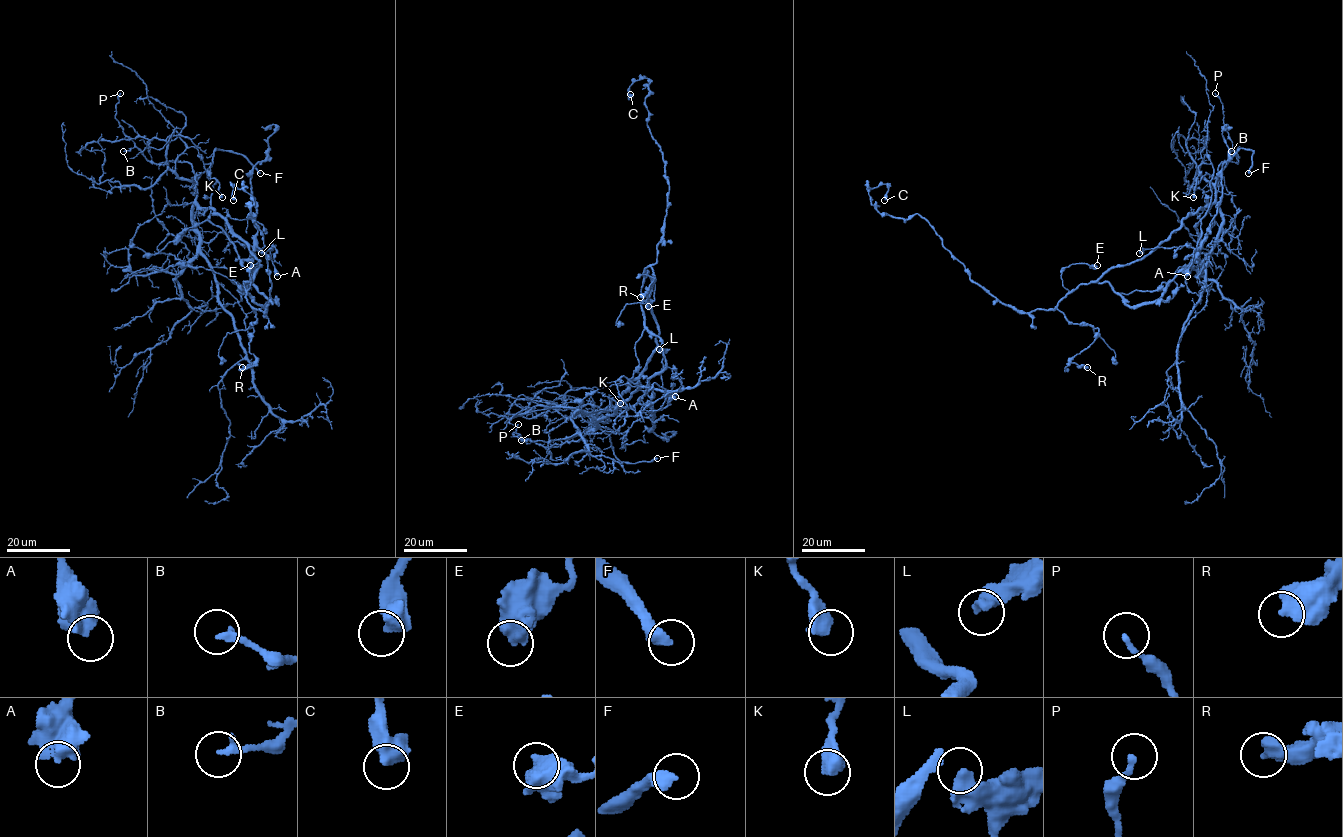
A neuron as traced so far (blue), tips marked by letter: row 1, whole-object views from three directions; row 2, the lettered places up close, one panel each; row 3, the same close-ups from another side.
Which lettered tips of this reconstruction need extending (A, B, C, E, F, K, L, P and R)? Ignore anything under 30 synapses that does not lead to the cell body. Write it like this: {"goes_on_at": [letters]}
{"goes_on_at": ["F"]}

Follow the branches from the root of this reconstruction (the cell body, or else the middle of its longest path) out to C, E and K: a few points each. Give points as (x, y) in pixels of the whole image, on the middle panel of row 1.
C: (624, 384), (638, 365), (643, 273), (657, 260), (669, 191), (647, 127), (651, 81), (637, 80), (630, 94)
E: (624, 384), (638, 365), (635, 343), (644, 329), (641, 285), (647, 270), (654, 284), (654, 300), (648, 306)
K: (624, 384), (567, 402), (578, 408), (570, 417), (557, 411), (592, 404), (607, 412), (604, 423), (620, 403)

